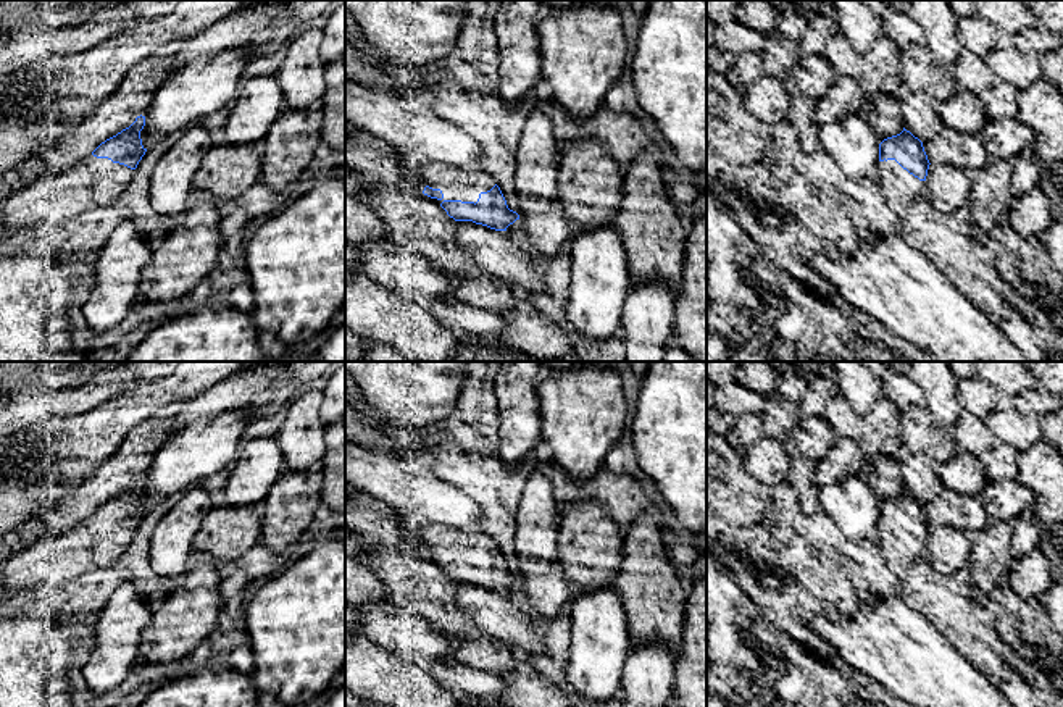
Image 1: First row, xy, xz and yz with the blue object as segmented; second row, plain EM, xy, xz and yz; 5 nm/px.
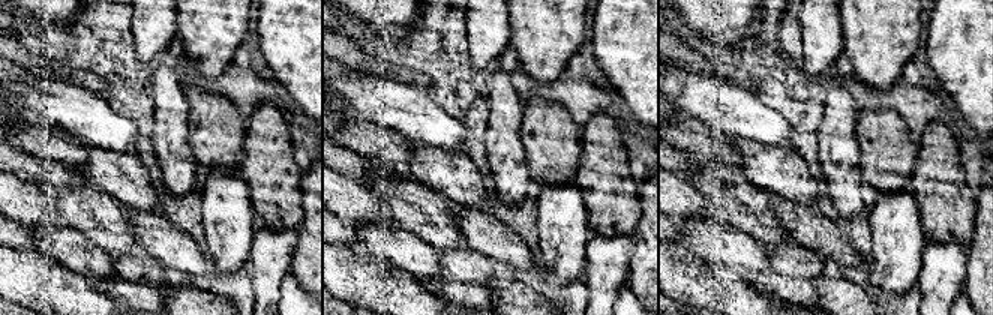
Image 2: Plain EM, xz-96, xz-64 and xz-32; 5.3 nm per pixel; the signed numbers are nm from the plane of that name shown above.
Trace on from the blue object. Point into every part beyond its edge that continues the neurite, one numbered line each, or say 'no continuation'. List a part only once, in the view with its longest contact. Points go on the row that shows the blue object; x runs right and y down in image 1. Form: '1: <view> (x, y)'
1: xz (457, 184)

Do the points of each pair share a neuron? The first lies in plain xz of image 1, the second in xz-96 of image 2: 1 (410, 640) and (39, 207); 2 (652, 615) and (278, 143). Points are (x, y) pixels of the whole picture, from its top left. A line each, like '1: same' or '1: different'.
1: different
2: same

